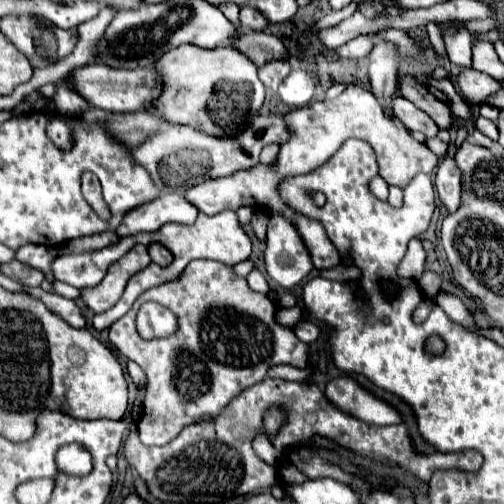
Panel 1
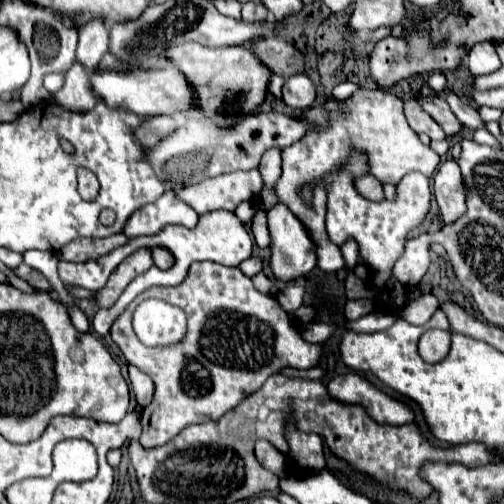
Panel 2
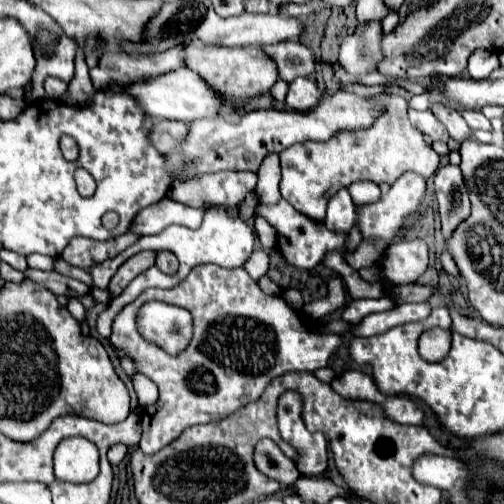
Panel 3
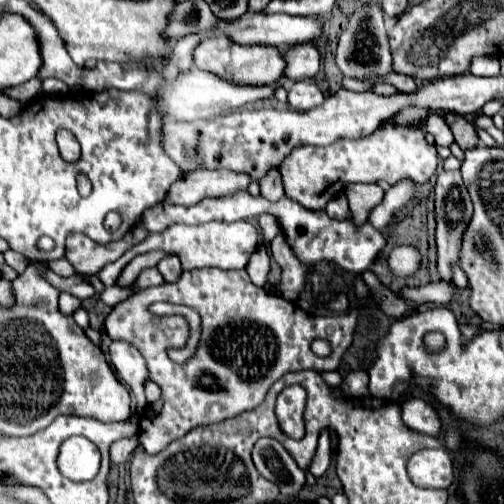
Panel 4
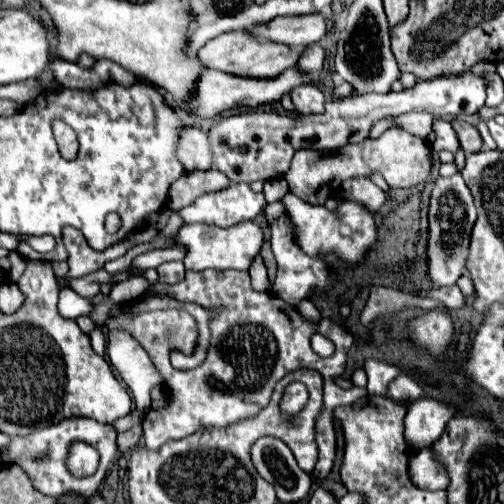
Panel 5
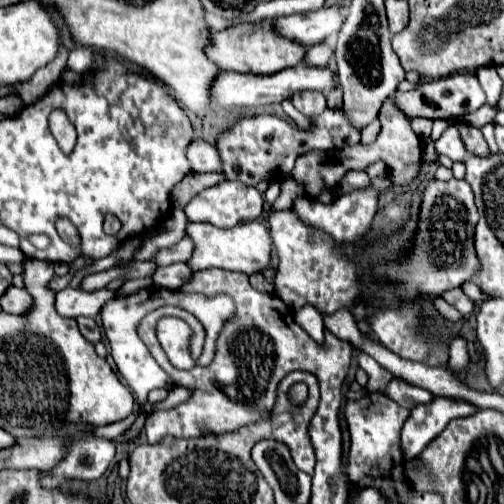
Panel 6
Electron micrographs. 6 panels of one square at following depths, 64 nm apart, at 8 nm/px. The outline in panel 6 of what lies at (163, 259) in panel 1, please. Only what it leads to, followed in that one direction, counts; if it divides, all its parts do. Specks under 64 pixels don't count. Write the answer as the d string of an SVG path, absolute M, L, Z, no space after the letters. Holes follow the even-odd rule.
M170 264L166 268L158 268L152 276L156 286L164 286L172 290L182 288L190 278L192 278L192 270L188 268L188 264Z

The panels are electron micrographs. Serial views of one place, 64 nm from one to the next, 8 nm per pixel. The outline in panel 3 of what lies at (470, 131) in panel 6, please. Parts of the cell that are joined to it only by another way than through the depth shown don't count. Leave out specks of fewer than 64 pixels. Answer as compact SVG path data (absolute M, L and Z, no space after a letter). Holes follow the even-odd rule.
M434 104L434 106L432 106L432 112L434 112L434 116L448 128L450 136L452 136L456 142L462 144L464 140L470 140L470 138L472 138L472 132L470 132L466 120L462 118L462 114L460 114L458 110L454 110L454 108L446 106L446 104Z

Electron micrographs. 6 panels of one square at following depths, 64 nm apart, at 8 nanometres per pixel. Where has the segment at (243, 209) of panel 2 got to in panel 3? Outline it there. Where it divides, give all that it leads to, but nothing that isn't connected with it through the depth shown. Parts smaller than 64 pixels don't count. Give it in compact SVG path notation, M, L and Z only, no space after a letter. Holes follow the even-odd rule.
M252 190L248 193L244 201L242 202L242 206L240 207L239 217L243 220L248 220L254 217L254 208L258 203L257 196L255 190Z

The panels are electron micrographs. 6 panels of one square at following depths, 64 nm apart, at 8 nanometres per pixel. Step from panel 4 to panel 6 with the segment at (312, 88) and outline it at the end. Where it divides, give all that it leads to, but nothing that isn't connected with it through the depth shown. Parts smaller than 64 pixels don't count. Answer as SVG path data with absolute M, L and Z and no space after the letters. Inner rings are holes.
M298 92L292 96L292 104L304 116L316 116L326 110L326 96L322 92Z

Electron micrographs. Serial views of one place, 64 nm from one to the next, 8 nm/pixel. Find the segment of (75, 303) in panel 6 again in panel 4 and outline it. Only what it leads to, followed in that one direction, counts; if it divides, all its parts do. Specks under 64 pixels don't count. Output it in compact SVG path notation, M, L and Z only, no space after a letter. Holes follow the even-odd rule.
M62 292L60 294L60 310L66 314L66 316L72 316L78 308L82 308L82 300L78 300L76 296L68 294L68 292Z

